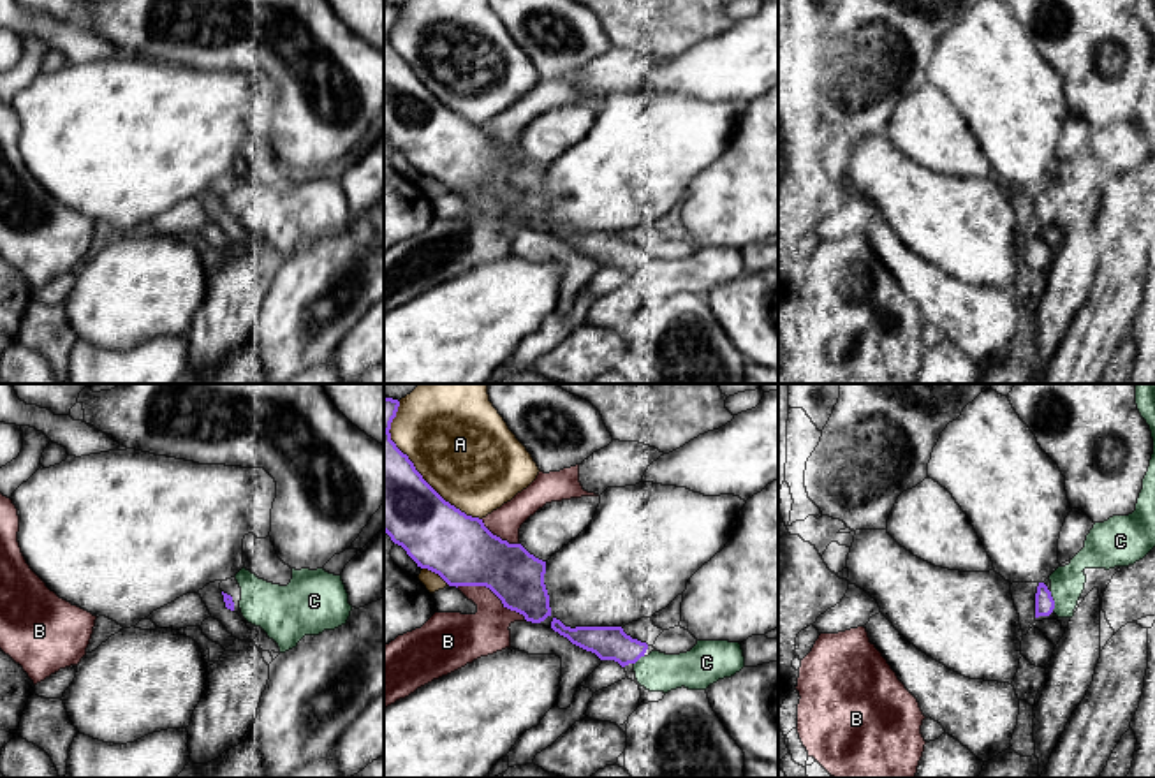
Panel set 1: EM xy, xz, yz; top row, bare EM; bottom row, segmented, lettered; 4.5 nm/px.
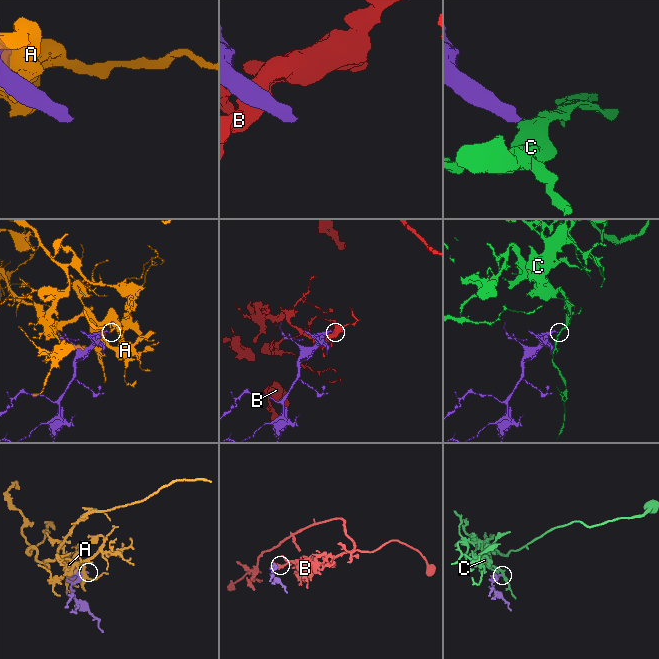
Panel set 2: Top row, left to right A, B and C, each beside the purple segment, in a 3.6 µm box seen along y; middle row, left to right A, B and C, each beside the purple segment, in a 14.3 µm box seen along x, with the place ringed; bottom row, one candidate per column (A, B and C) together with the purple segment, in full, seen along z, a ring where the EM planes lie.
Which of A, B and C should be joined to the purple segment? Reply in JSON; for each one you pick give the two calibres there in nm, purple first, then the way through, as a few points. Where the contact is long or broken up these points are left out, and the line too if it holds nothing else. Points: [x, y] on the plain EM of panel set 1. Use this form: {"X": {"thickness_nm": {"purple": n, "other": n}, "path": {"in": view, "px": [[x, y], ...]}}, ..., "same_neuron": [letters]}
{"C": {"thickness_nm": {"purple": 90, "other": 160}}, "same_neuron": ["C"]}

